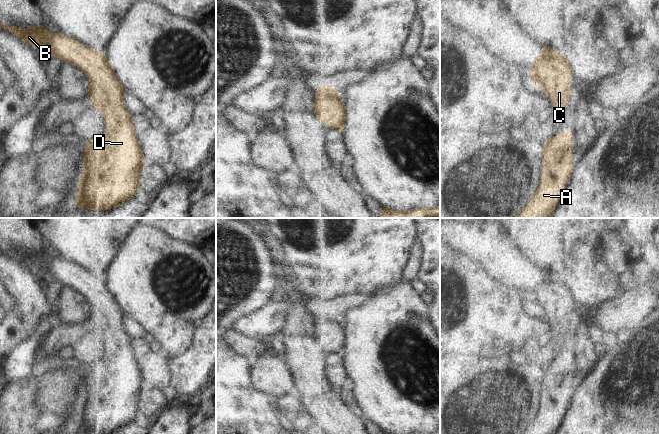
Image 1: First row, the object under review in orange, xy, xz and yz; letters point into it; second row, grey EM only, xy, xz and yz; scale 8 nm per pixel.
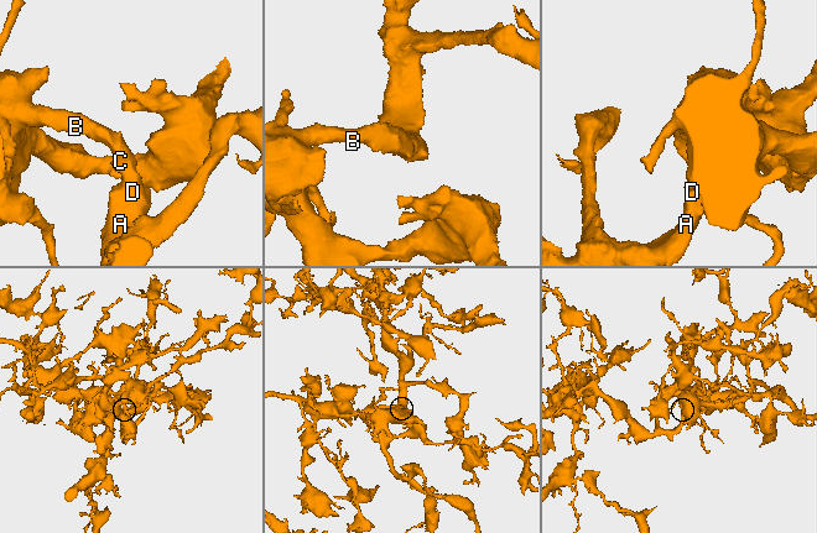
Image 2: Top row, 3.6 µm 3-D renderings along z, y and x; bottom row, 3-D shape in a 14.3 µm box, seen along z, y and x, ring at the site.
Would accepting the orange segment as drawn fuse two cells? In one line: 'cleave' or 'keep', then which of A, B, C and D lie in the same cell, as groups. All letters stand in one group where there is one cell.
keep; groups A B C D

